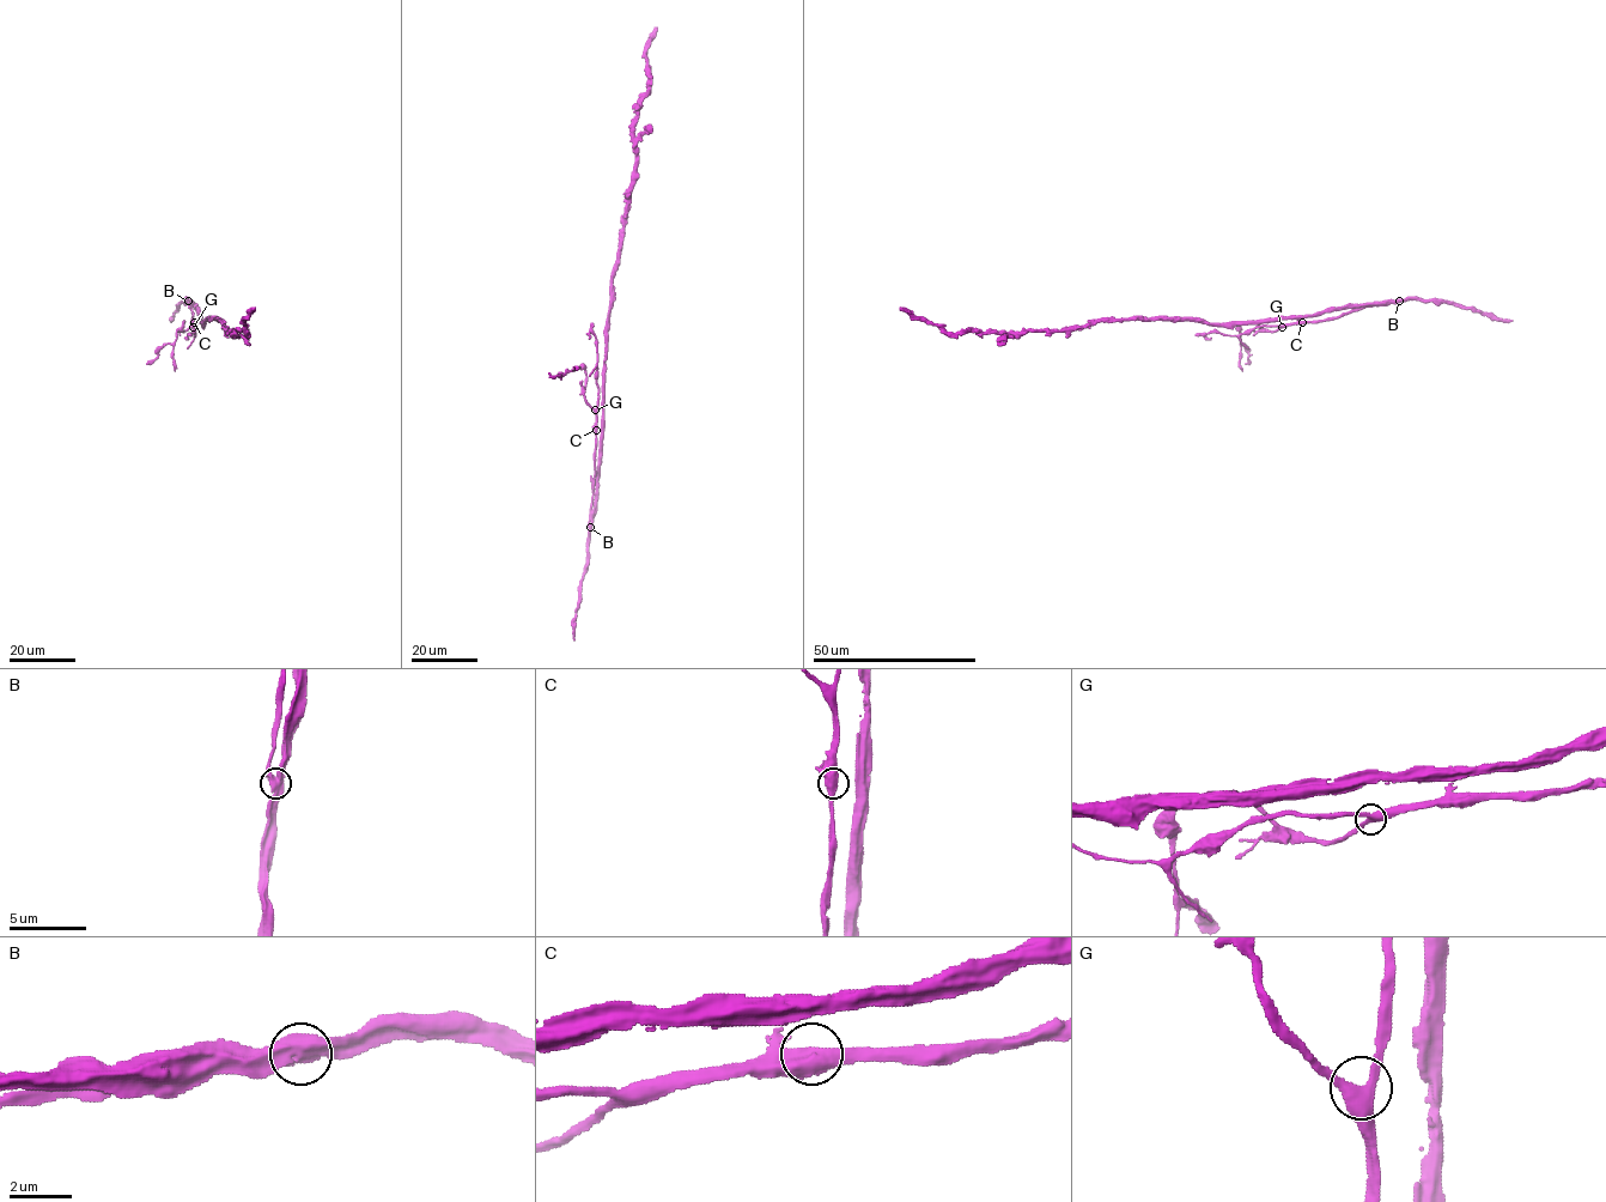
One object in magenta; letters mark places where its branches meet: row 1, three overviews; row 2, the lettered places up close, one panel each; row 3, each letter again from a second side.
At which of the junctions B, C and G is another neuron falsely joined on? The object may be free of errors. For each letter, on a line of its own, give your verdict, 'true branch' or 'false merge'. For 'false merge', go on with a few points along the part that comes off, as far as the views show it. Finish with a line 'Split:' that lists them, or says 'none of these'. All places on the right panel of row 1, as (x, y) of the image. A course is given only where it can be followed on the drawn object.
B: false merge; course (1399, 301), (1355, 305), (1330, 319), (1297, 321), (1273, 332), (1242, 322), (1240, 340), (1248, 353), (1245, 364)
C: true branch
G: true branch
Split: B

